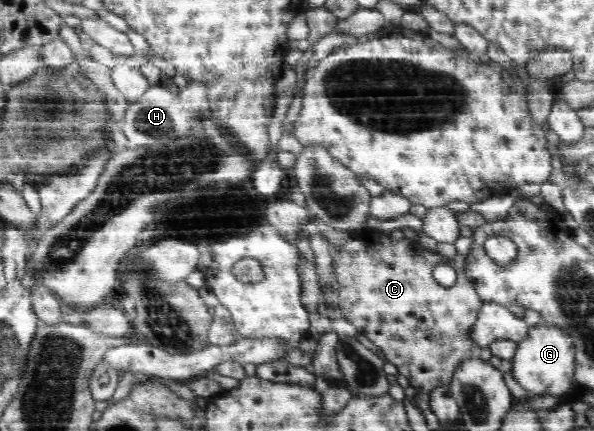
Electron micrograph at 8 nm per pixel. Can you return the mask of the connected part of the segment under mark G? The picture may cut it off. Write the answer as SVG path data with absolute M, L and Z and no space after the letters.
M547 323L531 326L527 336L518 344L515 357L512 359L513 376L523 388L535 394L563 394L569 390L569 384L575 374L575 354L571 338L568 338L563 330Z

